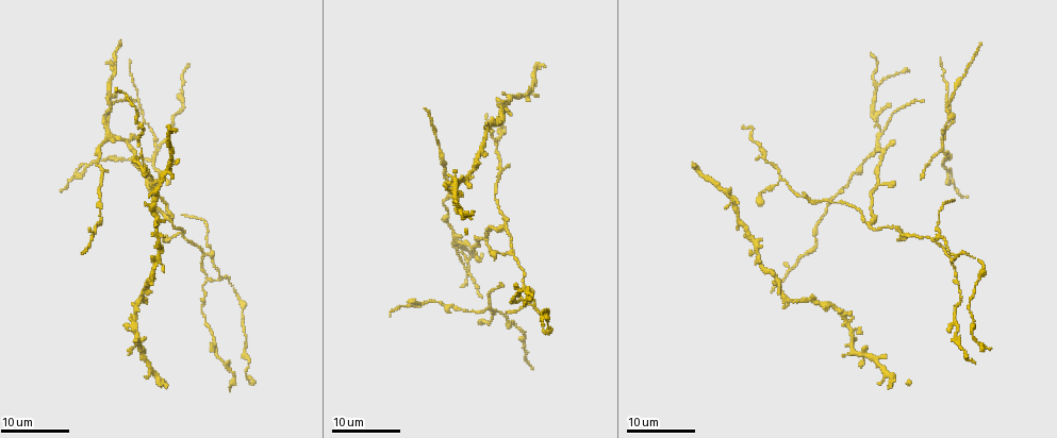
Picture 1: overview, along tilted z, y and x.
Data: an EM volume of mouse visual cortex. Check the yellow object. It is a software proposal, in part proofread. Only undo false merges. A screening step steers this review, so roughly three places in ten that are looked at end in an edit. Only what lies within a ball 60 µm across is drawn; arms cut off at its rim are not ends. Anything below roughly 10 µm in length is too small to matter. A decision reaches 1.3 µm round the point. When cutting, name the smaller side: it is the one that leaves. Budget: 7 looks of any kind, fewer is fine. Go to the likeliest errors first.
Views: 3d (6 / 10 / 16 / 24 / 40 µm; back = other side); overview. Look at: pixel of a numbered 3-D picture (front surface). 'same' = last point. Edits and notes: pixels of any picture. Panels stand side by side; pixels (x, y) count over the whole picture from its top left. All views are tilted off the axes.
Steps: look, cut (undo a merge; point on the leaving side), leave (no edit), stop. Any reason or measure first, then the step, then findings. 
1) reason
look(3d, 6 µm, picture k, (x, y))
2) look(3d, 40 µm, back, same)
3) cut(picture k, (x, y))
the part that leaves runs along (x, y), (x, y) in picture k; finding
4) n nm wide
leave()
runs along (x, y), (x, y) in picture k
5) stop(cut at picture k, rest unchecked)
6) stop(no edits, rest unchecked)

three arms meet
look(3d, 16 µm, picture 1, (526, 286))

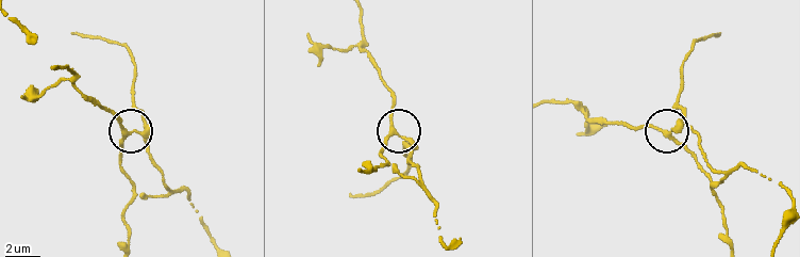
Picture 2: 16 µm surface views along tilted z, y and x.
closer look
look(3d, 10 µm, picture 2, (663, 130))

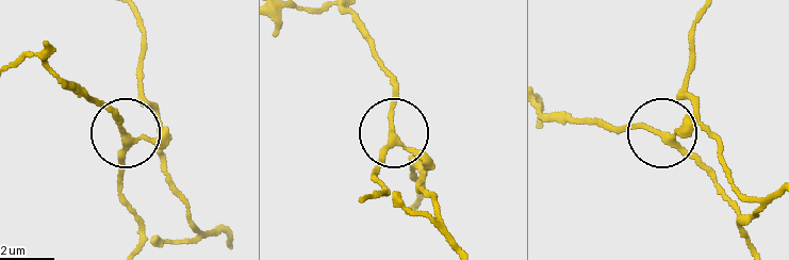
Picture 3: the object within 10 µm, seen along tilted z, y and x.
170 nm wide
leave()
all the same cell

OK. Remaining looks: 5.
three arms meet
look(3d, 24 µm, picture 1, (140, 151))

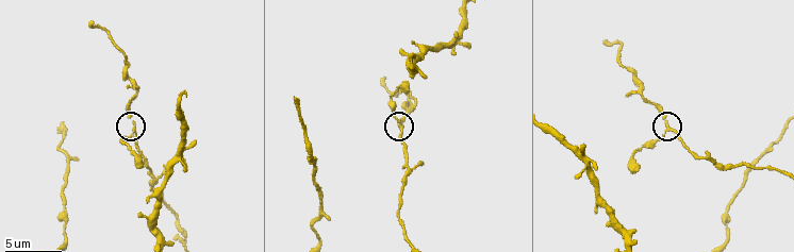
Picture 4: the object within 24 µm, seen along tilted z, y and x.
look(3d, 6 µm, picture 4, (668, 130))

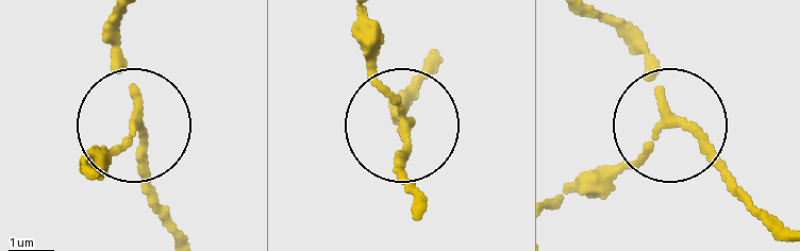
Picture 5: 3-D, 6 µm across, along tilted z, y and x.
3 arms
leave()
runs along (186, 241), (144, 165), (120, 19) in picture 5; all the same cell

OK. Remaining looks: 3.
two arms in line, one across
look(3d, 10 µm, picture 4, (186, 244))

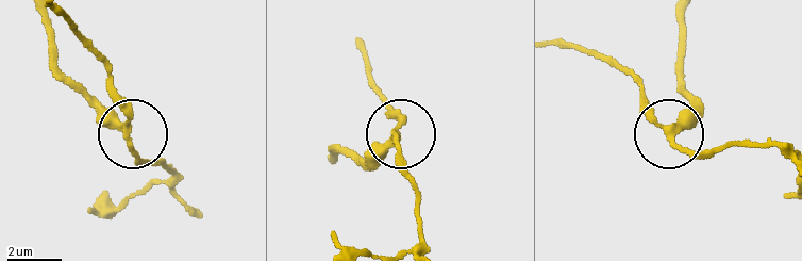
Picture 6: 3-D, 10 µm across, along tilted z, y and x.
3 arms
cut(picture 6, (107, 113))
the part that leaves runs along (127, 130), (62, 71), (48, 17) in picture 6; a second cell is stuck on

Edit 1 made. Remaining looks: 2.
stop(cut at picture 6, rest unchecked)

